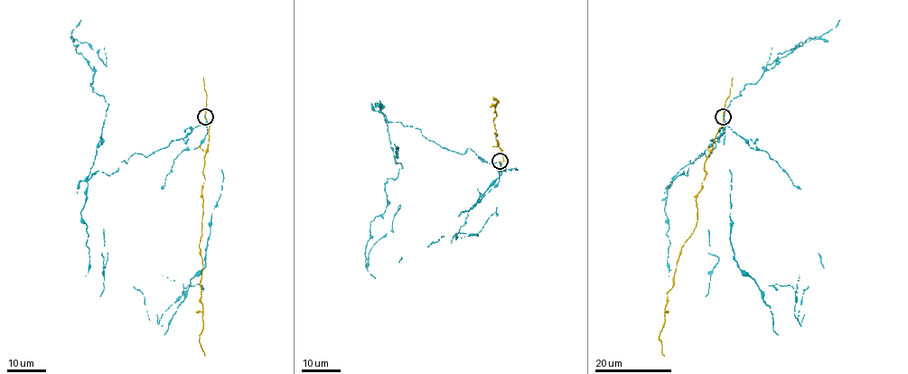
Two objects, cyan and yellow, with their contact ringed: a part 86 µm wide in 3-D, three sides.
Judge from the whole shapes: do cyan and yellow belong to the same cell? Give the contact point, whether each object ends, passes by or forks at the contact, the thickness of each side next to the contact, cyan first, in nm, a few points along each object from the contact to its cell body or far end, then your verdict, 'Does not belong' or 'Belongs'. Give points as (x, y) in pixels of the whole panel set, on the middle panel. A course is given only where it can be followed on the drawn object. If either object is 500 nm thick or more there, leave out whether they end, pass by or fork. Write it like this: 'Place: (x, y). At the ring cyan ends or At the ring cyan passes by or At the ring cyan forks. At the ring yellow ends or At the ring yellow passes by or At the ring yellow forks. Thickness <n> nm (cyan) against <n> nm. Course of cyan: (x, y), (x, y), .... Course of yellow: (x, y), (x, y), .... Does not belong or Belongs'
Place: (500, 161). At the ring cyan ends. At the ring yellow ends. Thickness 320 nm (cyan) against 280 nm. Course of cyan: (500, 161), (444, 148), (382, 112), (402, 168), (387, 179), (388, 201), (370, 222), (367, 257), (398, 210). Course of yellow: (500, 161), (503, 160), (496, 139), (493, 119), (497, 115), (493, 112), (497, 103), (493, 98), (499, 102). Does not belong

